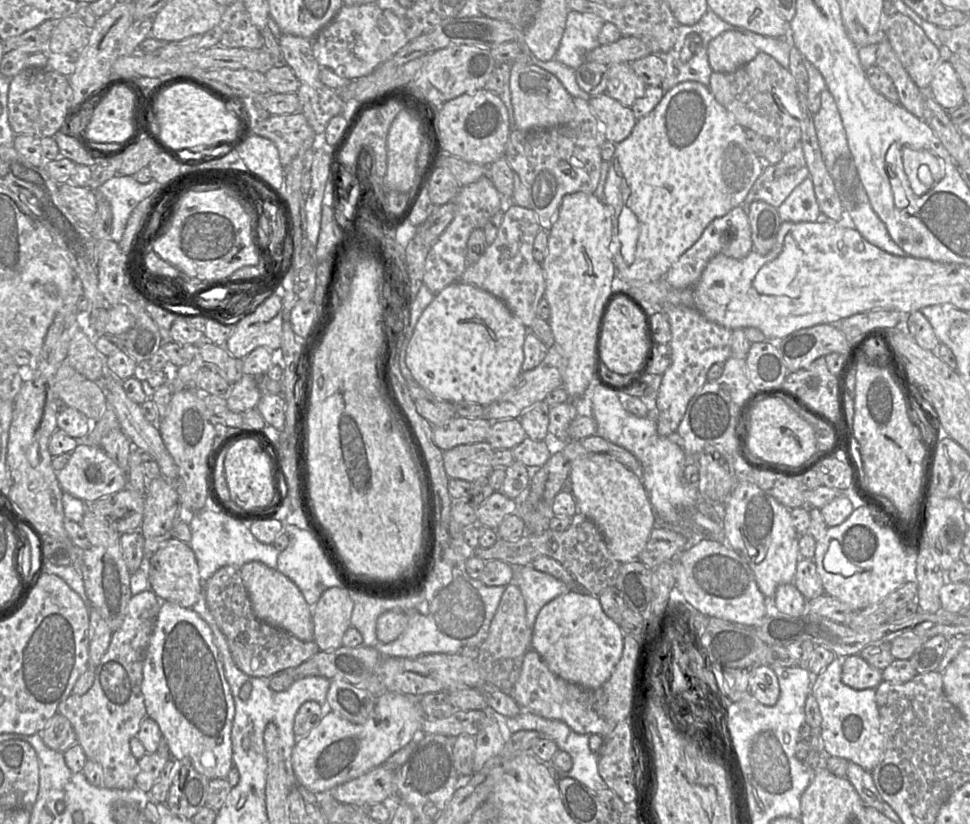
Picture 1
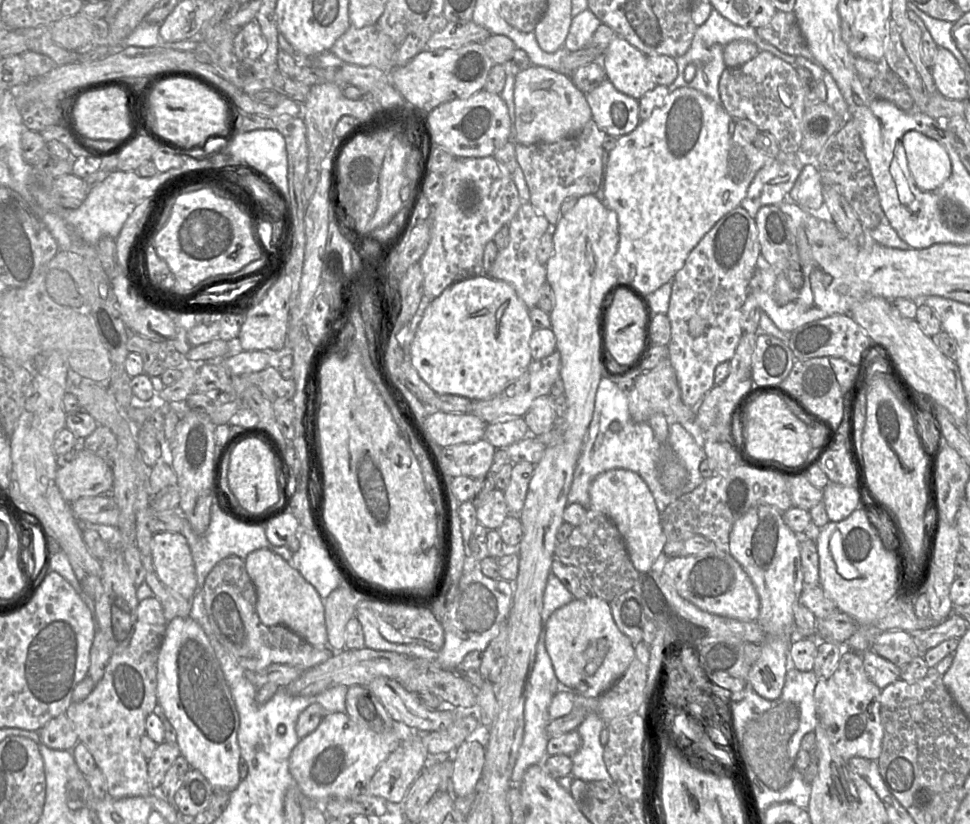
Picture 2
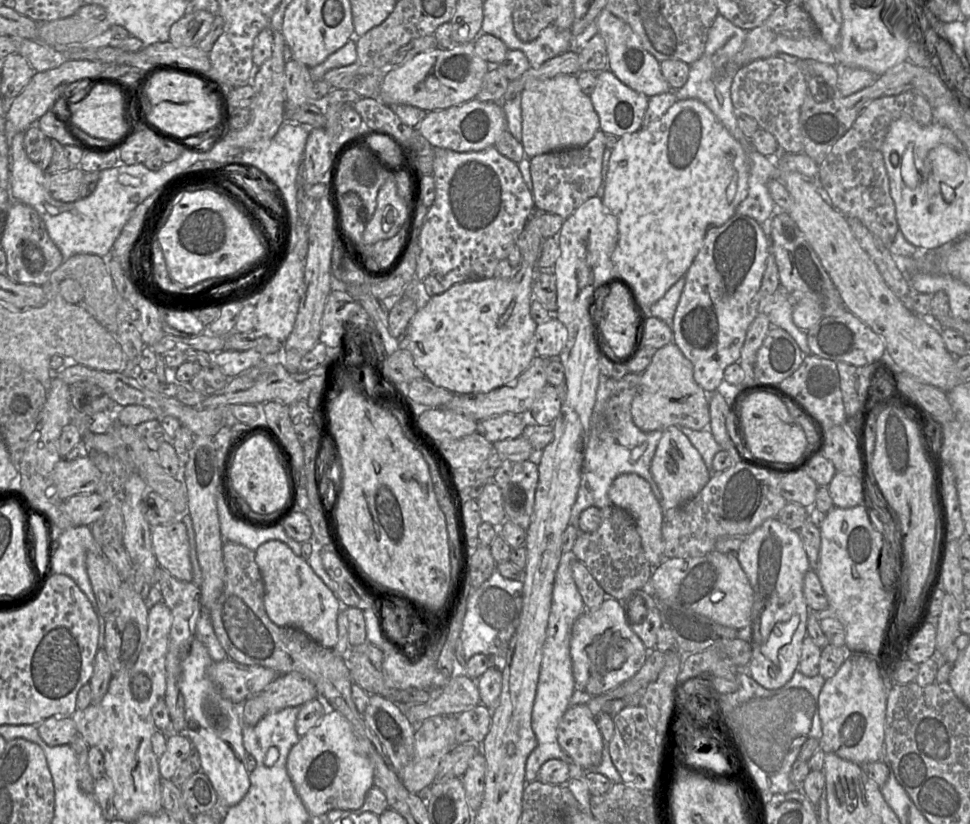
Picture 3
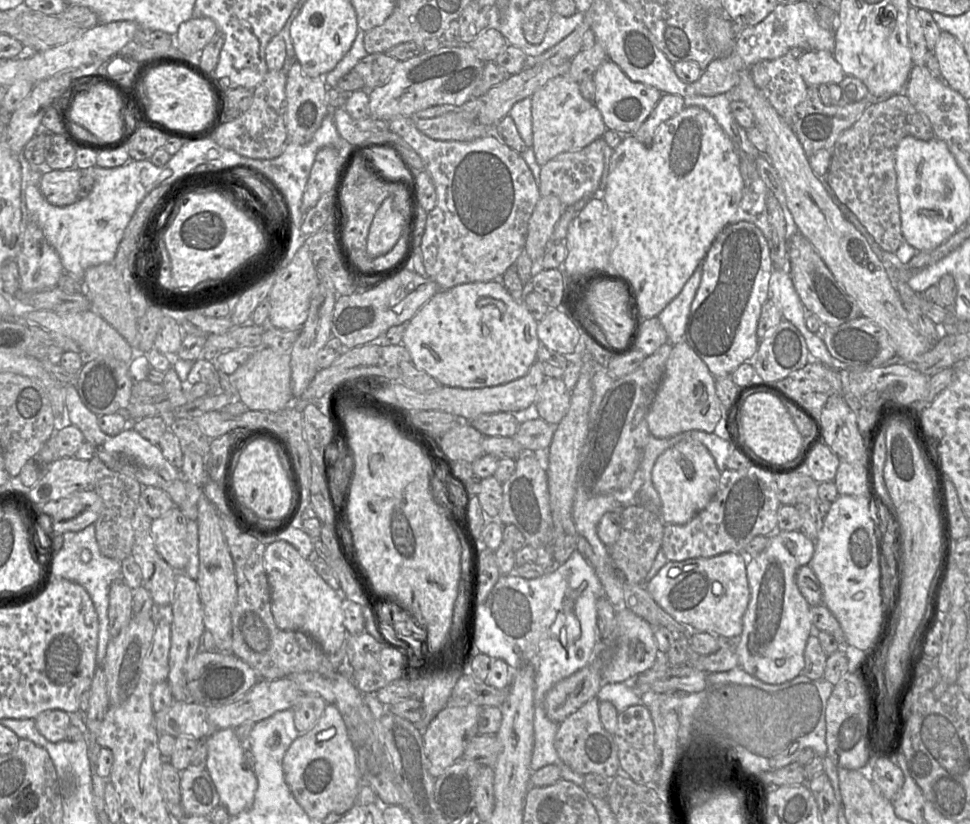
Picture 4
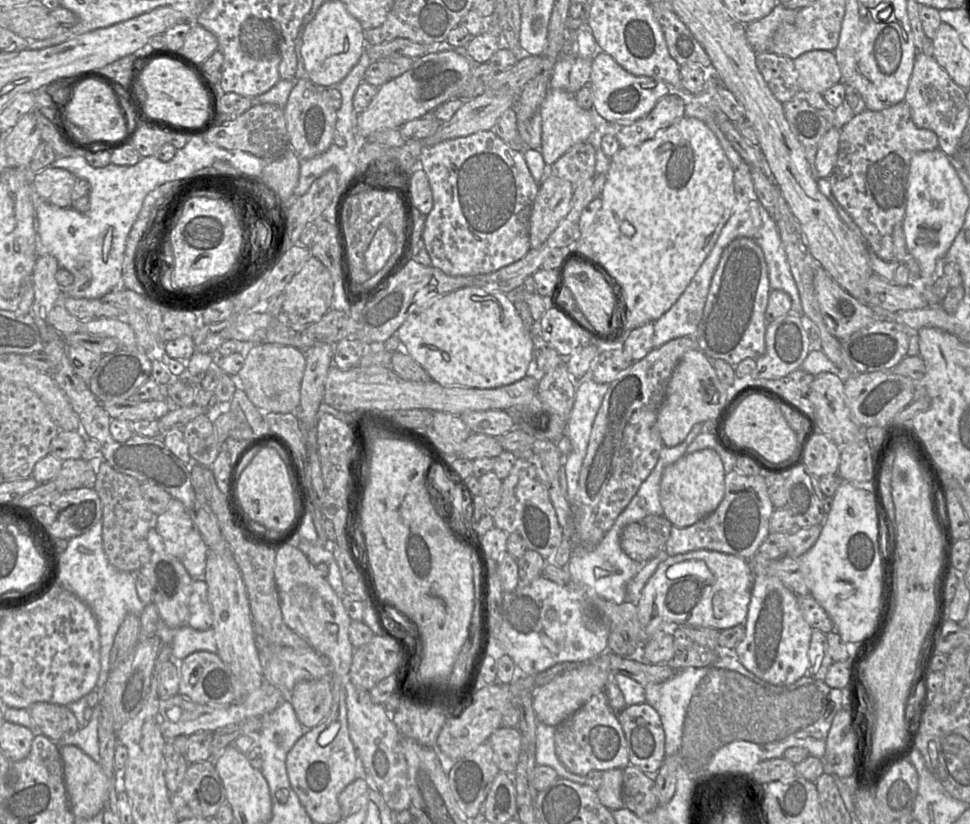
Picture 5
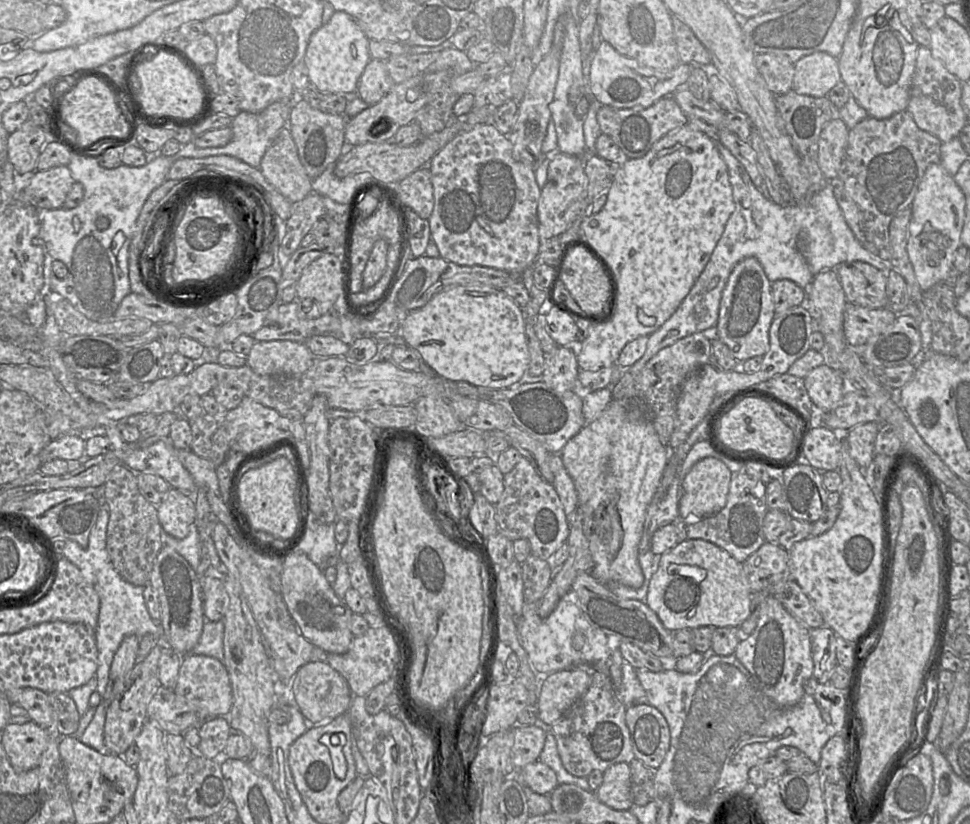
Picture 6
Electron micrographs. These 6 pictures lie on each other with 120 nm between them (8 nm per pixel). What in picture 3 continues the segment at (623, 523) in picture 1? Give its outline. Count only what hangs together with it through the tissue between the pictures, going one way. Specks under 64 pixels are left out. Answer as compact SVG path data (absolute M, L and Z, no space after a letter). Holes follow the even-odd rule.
M621 474L613 480L608 491L608 497L612 505L628 511L632 515L641 538L641 545L646 559L651 566L658 566L664 560L664 540L662 537L663 509L654 496L649 483L637 474Z

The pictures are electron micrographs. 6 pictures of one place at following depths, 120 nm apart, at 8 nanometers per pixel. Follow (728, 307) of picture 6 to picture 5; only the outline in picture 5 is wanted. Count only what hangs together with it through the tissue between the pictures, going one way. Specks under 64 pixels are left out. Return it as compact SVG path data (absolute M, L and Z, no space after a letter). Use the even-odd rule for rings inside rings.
M746 237L733 240L723 251L712 277L702 318L693 336L695 347L710 360L721 359L732 366L747 358L756 360L761 357L766 349L765 333L768 325L765 311L770 291L768 268L760 246Z

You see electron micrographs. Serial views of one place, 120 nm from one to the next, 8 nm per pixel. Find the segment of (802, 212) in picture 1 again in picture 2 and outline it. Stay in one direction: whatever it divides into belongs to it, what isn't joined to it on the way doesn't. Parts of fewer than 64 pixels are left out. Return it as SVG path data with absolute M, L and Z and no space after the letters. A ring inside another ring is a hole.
M806 165L793 188L788 194L788 200L799 205L804 210L818 210L824 204L822 183L816 165Z

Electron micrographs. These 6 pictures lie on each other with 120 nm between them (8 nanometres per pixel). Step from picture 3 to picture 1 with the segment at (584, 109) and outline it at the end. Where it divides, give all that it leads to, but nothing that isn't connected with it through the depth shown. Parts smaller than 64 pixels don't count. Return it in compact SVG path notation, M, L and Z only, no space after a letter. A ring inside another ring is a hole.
M512 63L509 83L515 128L547 129L567 123L574 117L573 97L550 72L533 64Z

